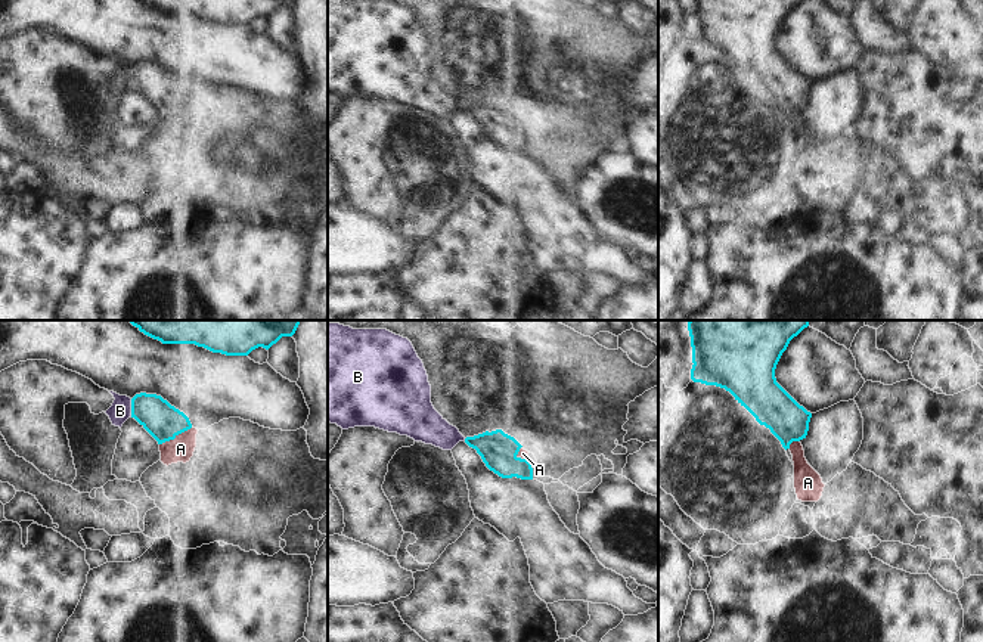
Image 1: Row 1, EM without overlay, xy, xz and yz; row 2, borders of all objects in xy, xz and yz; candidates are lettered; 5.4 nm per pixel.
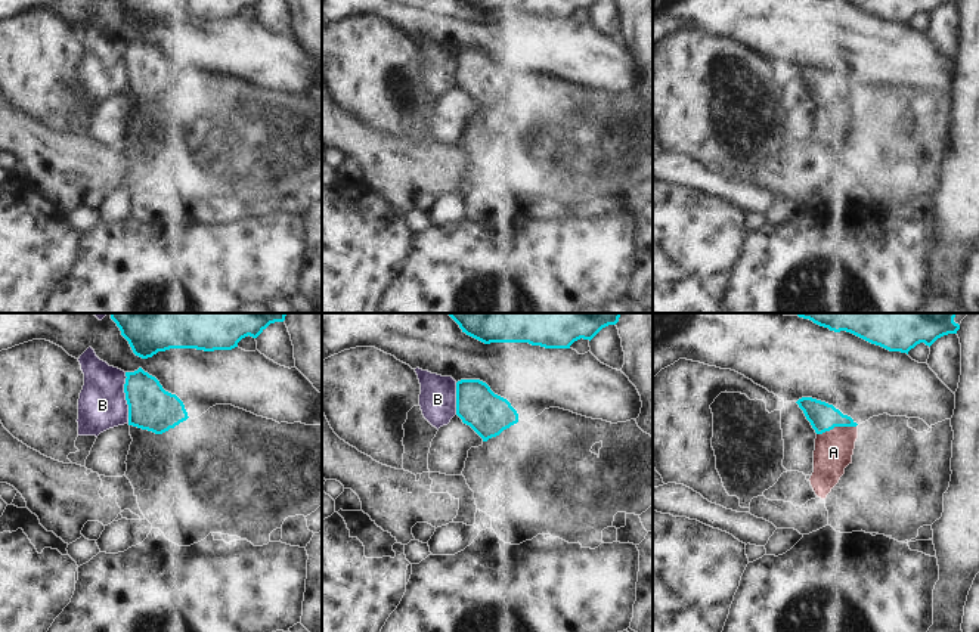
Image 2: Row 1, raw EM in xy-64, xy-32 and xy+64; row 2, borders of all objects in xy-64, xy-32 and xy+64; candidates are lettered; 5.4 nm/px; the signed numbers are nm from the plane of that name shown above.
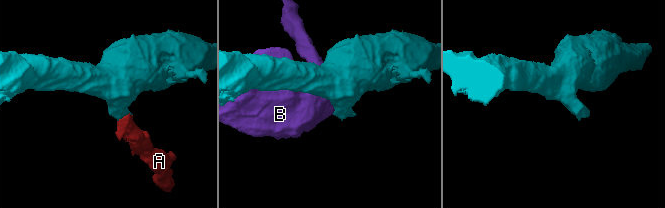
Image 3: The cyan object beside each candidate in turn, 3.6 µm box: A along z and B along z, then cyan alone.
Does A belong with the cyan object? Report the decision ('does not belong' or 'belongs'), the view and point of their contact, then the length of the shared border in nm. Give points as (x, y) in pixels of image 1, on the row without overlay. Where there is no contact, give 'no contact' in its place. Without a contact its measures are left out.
belongs; contact xy (176, 104); length 200 nm

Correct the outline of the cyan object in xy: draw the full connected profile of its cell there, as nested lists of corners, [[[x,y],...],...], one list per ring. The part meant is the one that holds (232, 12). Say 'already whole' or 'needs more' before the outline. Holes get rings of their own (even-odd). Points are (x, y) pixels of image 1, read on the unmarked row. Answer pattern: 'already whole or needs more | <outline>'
already whole | [[[140,0],[162,13],[195,13],[226,25],[248,25],[263,16],[269,19],[282,6],[295,0]]]

